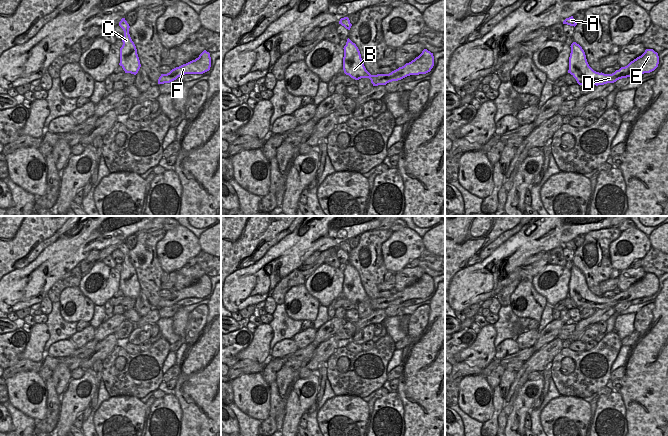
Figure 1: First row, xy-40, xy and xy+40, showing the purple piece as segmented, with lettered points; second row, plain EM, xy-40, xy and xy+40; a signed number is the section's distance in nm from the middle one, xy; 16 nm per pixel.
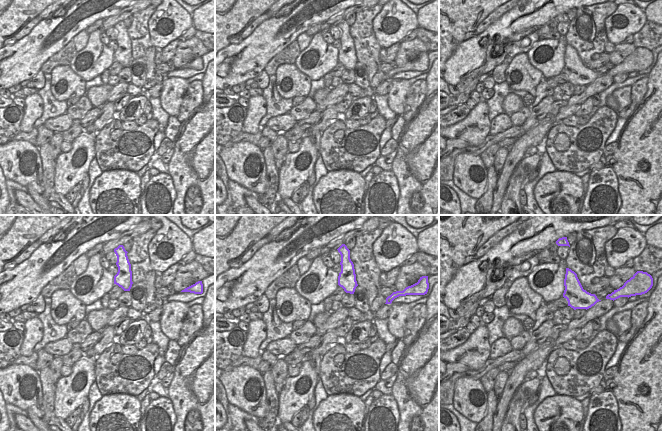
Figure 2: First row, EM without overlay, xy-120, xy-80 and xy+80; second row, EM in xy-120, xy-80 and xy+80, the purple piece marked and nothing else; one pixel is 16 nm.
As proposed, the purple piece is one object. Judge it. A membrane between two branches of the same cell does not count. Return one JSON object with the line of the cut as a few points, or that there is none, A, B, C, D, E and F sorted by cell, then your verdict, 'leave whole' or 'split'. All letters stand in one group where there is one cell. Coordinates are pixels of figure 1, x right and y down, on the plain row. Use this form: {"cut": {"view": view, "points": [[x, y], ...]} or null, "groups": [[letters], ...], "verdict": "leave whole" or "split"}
{"cut": null, "groups": [["A", "B", "C", "D", "E", "F"]], "verdict": "leave whole"}

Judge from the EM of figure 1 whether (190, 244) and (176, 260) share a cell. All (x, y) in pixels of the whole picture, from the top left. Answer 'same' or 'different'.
same

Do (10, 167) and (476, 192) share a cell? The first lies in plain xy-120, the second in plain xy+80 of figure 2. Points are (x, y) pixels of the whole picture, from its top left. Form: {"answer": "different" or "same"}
{"answer": "same"}

